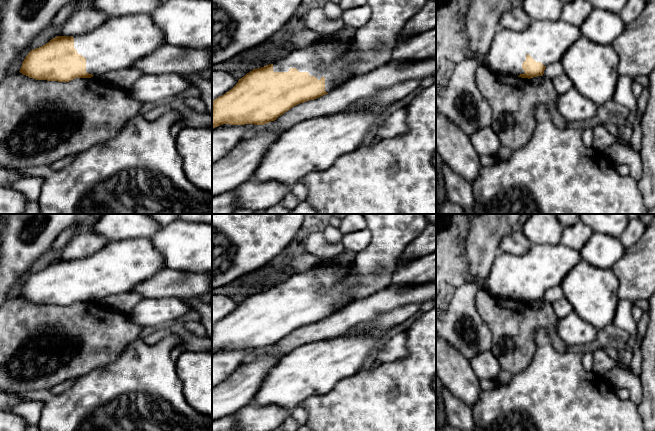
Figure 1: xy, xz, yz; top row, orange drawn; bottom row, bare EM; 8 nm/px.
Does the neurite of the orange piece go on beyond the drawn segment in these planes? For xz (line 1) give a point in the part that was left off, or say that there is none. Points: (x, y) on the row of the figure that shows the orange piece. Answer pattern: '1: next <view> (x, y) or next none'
1: next xz (334, 60)

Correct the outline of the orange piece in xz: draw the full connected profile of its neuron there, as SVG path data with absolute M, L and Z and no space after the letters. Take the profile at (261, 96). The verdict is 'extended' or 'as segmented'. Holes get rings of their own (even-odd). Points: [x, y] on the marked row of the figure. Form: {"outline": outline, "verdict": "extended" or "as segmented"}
{"outline": "M354 38L345 41L325 41L315 43L300 50L290 52L286 57L253 69L224 95L212 101L212 128L223 124L230 125L264 125L275 121L279 116L292 107L309 100L317 99L335 89L341 80L346 80L352 75L353 65L361 58L361 51Z", "verdict": "extended"}

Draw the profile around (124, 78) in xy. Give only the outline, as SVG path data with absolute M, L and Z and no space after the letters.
M127 68L114 70L107 74L103 74L100 78L108 81L111 84L116 85L119 88L123 88L125 90L129 90L130 87L141 77L146 74L140 71L138 68Z

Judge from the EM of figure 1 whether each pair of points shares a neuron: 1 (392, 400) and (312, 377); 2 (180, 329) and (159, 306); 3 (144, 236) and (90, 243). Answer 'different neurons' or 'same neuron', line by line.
1: different neurons
2: different neurons
3: different neurons

